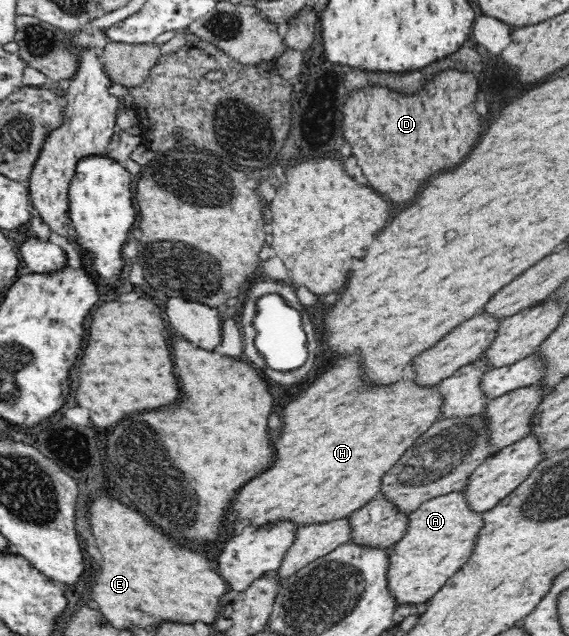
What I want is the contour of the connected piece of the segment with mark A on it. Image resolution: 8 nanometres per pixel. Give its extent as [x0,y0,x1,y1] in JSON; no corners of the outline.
[387,492,482,605]

